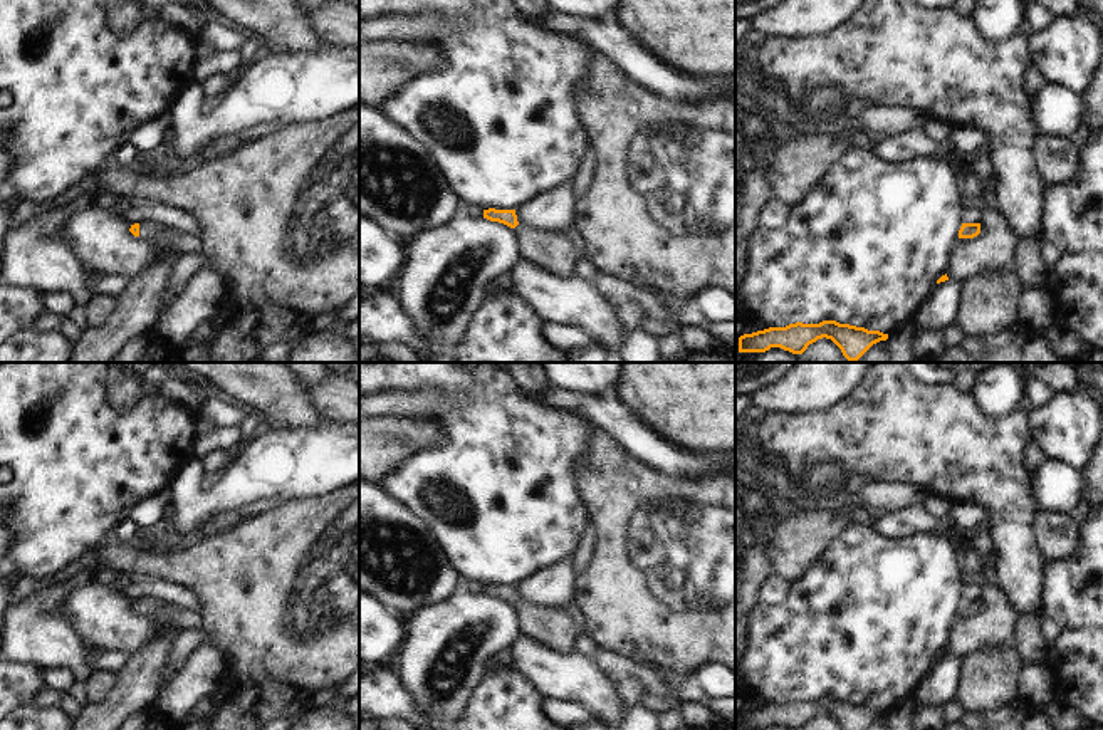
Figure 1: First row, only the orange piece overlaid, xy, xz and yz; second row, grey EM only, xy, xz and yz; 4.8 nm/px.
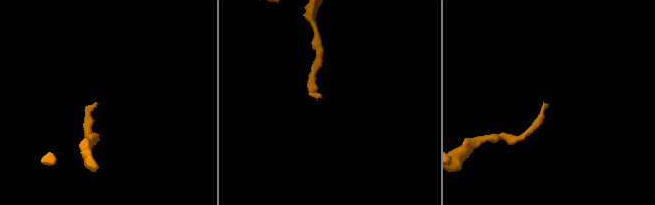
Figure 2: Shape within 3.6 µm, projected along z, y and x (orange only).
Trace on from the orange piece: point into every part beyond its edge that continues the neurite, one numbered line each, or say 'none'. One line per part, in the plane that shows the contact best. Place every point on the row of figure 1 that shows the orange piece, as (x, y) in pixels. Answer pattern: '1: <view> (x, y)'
1: xy (146, 227)

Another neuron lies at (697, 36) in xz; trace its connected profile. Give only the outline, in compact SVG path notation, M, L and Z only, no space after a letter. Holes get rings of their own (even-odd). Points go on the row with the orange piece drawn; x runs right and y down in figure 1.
M619 0L613 22L688 74L735 74L735 0Z

